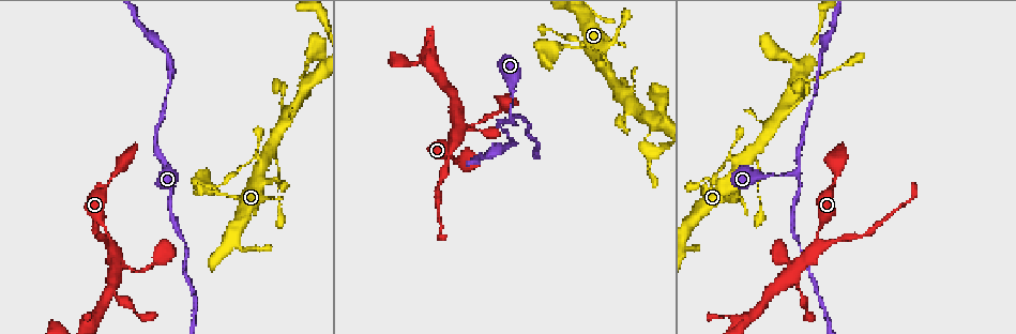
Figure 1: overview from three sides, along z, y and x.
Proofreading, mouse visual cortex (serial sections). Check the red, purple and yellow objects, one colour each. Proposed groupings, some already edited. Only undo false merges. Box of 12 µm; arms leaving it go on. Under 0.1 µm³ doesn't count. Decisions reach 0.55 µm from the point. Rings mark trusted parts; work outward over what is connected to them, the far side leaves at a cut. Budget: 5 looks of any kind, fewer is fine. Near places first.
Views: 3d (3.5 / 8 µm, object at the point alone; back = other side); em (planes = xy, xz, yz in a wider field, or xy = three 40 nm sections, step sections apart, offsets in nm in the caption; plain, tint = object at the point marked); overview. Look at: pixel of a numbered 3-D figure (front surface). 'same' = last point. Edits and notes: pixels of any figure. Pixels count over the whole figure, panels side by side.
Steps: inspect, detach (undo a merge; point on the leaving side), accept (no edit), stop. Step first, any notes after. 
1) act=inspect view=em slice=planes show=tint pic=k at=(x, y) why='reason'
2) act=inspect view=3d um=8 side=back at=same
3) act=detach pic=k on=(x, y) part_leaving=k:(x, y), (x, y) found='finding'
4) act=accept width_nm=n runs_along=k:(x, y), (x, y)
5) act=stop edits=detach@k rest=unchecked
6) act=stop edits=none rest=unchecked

act=inspect view=3d um=3.5 pic=1 at=(449, 140) why='three arms meet'

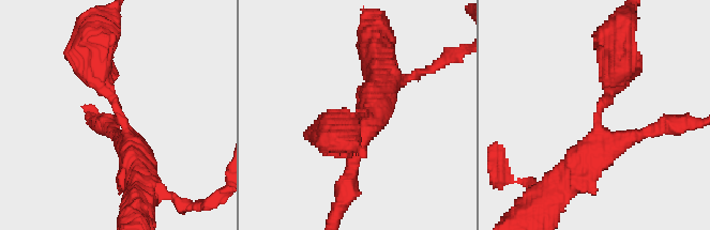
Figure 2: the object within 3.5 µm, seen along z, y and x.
act=inspect view=em slice=planes show=tint pic=2 at=(117, 116) why='shape alone is not enough'

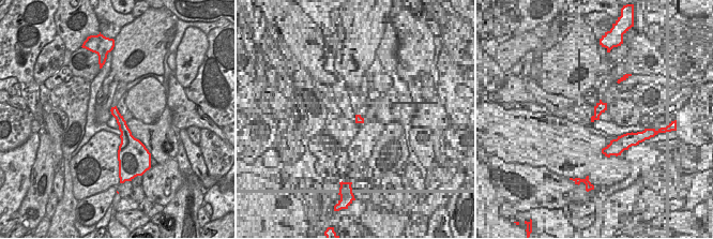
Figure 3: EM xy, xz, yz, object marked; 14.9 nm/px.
act=inspect view=em slice=xy step=2 show=tint at=same

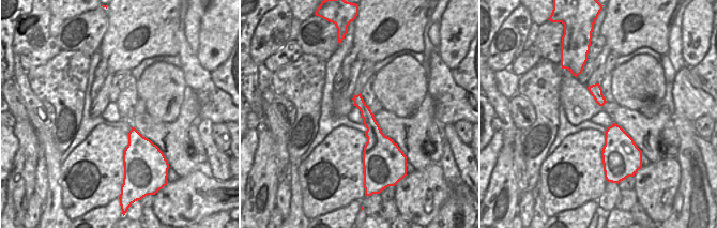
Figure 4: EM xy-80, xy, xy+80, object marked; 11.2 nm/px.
act=accept arm_widths_nm=200,450,500 found='all the same cell'

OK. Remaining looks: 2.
act=inspect view=3d um=3.5 pic=1 at=(795, 174) why='side arm on a straight run'

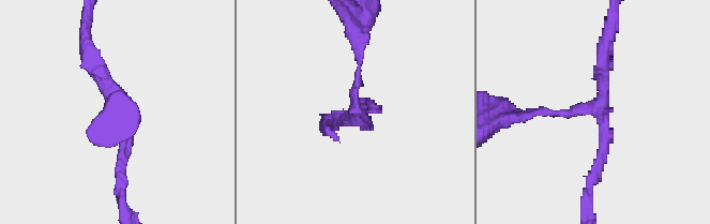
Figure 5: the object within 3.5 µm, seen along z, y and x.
act=inspect view=em slice=xy step=1 show=tint pic=5 at=(355, 114)

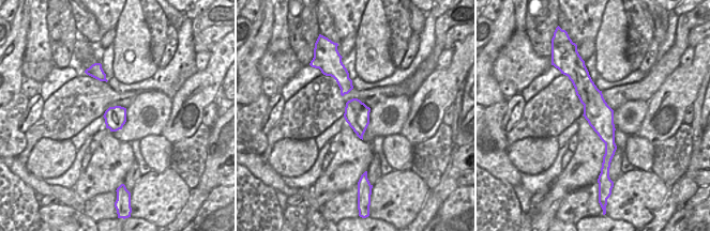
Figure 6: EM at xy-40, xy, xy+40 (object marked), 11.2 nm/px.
act=accept width_nm=280 runs_along=6:(582, 72), (608, 138), (606, 160) found='continuous, no second cell'

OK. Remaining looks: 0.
act=stop edits=none rest=unchecked

